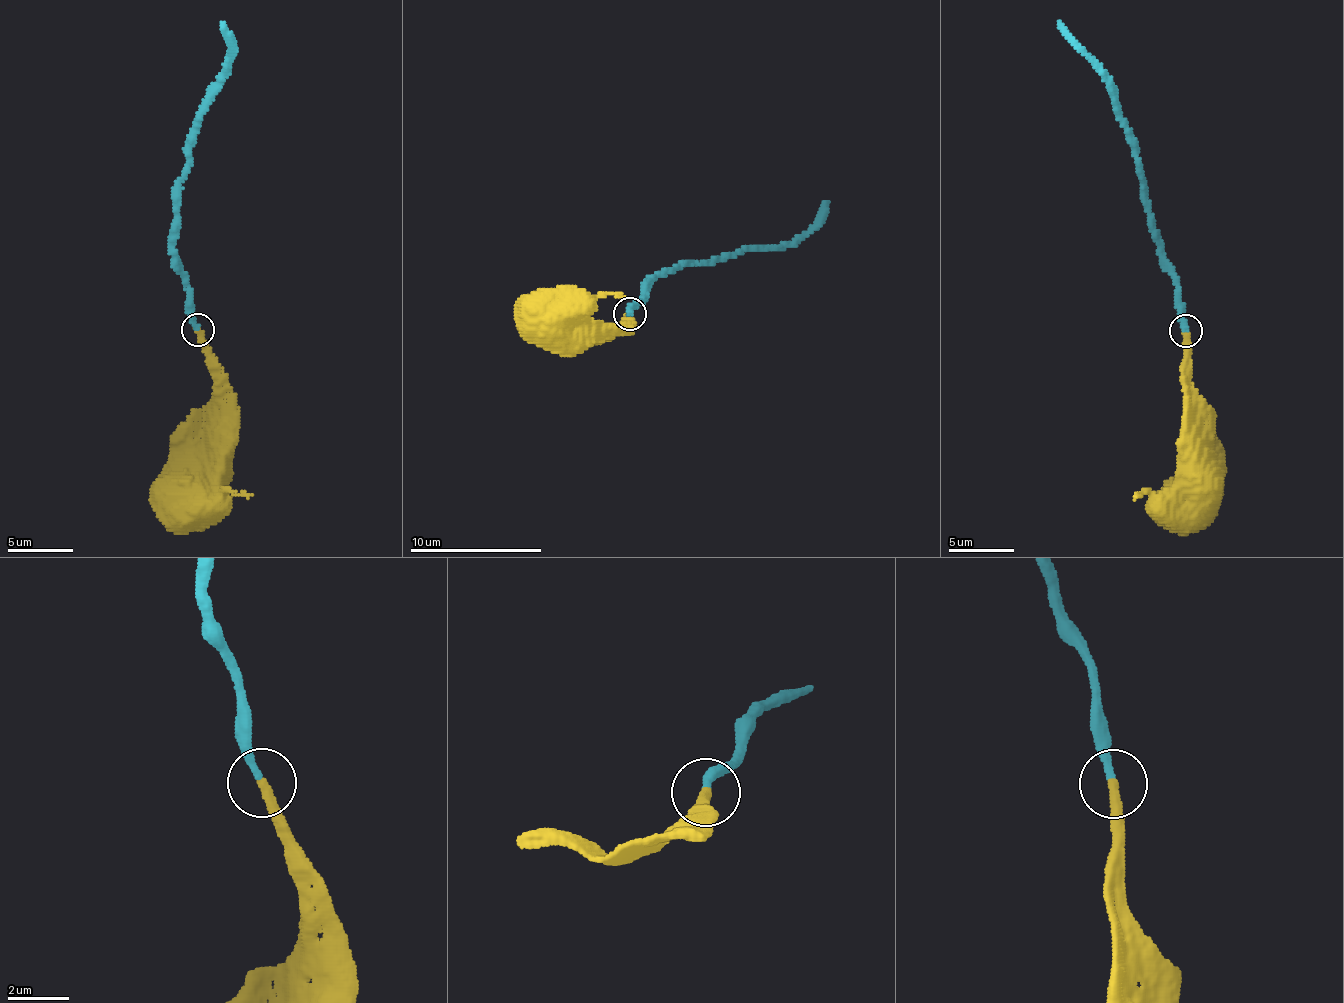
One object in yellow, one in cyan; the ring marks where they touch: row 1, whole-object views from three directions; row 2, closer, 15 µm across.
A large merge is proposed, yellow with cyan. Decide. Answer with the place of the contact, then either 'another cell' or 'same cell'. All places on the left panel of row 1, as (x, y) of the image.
(198, 329) | same cell

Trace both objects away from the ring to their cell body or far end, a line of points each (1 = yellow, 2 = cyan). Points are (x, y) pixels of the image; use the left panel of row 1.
1: (199, 328), (215, 378), (215, 460), (196, 476), (191, 500)
2: (197, 328), (187, 276), (173, 250), (187, 142), (230, 48), (224, 22)

